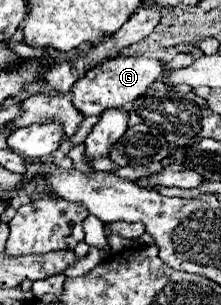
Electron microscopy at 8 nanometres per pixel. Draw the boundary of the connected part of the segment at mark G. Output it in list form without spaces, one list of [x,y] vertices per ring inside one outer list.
[[[118,56],[116,60],[110,60],[108,64],[102,64],[100,68],[88,72],[84,80],[76,80],[76,84],[72,86],[72,96],[74,96],[72,104],[84,116],[100,114],[108,108],[122,108],[134,102],[136,98],[144,96],[150,90],[152,82],[162,78],[162,72],[164,72],[164,62],[160,60],[146,56]]]

